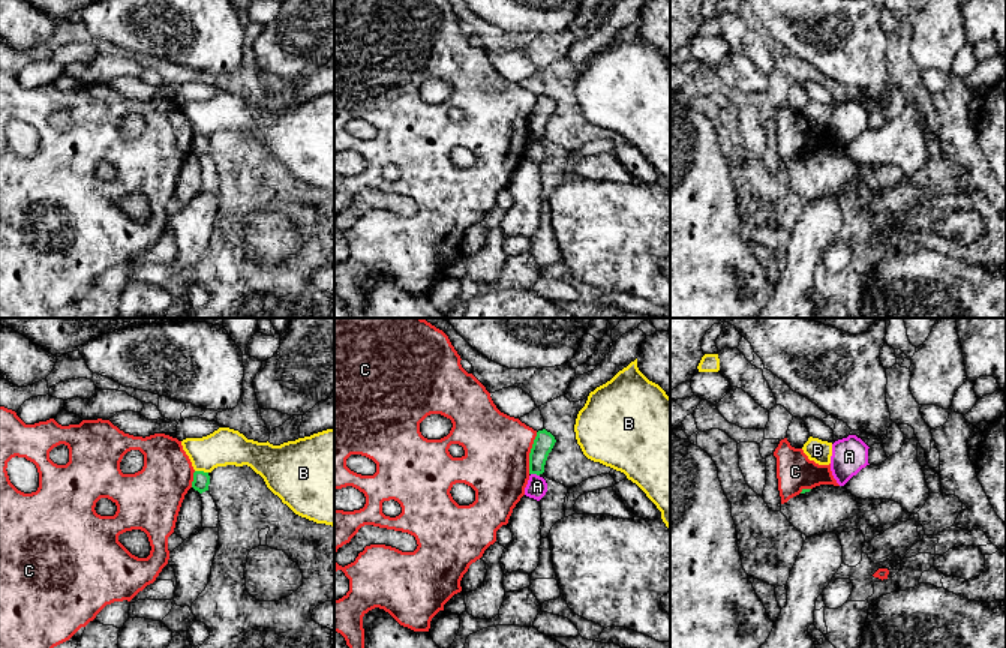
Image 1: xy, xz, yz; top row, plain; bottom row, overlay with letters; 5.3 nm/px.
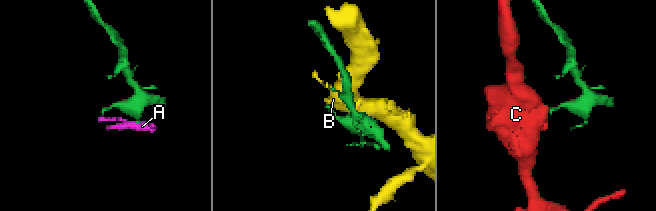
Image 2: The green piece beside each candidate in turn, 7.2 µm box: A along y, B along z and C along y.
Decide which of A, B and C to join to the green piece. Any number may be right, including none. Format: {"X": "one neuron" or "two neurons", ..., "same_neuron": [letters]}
{"A": "two neurons", "B": "two neurons", "C": "two neurons", "same_neuron": []}

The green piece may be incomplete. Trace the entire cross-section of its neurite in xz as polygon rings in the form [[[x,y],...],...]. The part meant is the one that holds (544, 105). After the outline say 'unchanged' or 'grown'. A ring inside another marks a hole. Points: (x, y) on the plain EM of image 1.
[[[546,93],[537,96],[529,117],[529,138],[540,140],[544,136],[547,120],[552,116],[555,106],[555,100]]]; unchanged

